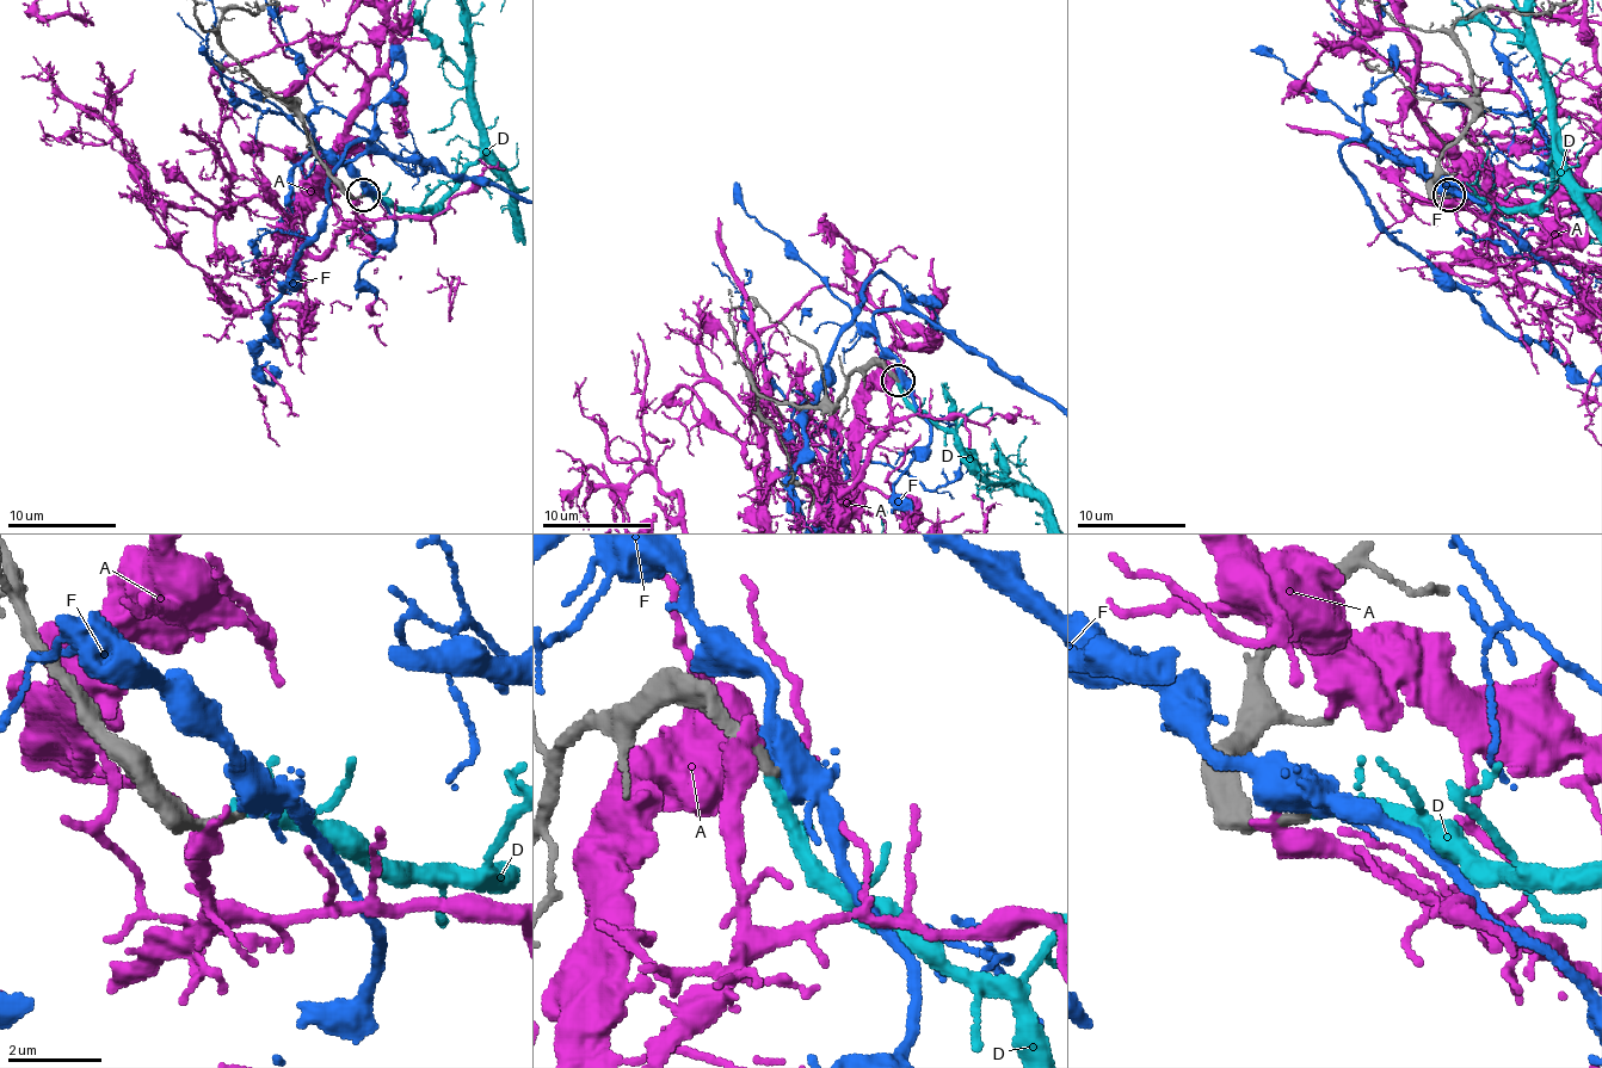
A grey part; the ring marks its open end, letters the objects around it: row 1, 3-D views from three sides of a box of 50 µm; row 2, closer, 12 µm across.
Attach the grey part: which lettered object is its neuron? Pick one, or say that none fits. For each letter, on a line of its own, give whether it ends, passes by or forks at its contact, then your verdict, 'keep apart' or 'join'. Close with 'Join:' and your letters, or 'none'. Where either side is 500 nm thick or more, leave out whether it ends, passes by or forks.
A: keep apart
D: it ends; join
F: it forks; keep apart
Join: D

